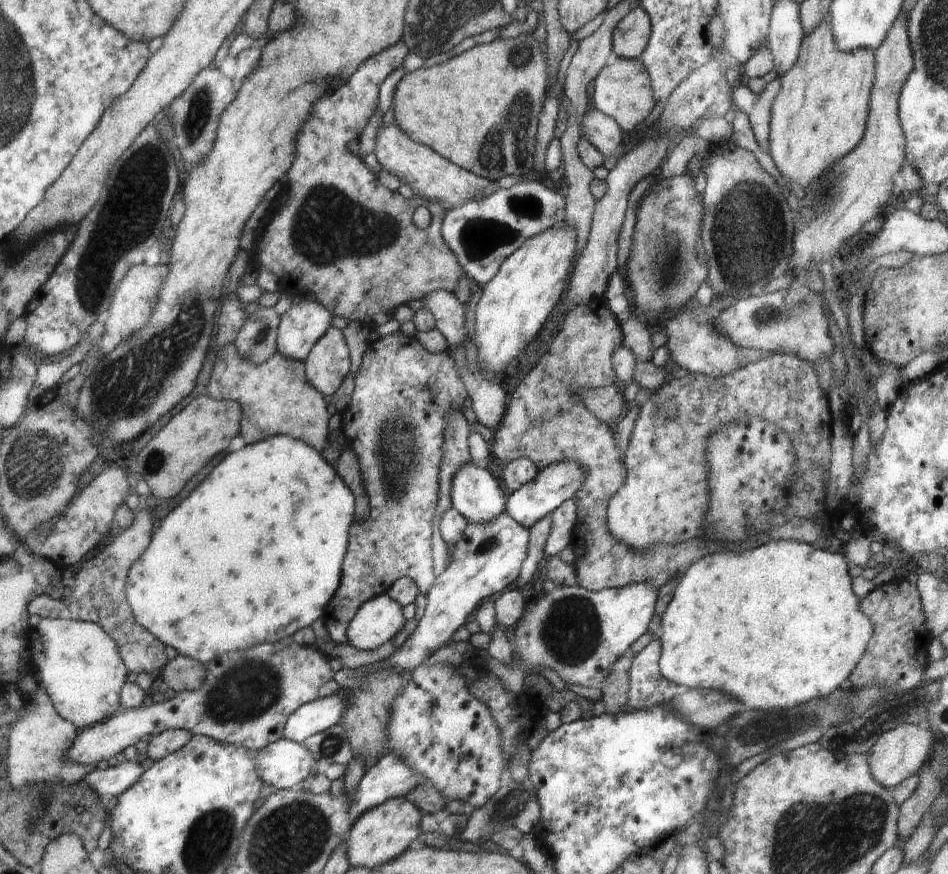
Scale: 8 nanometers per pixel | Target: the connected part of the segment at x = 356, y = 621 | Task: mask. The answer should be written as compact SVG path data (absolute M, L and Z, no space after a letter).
M390 595L374 596L356 611L346 631L347 643L358 650L374 650L391 640L400 632L406 620L402 607Z

